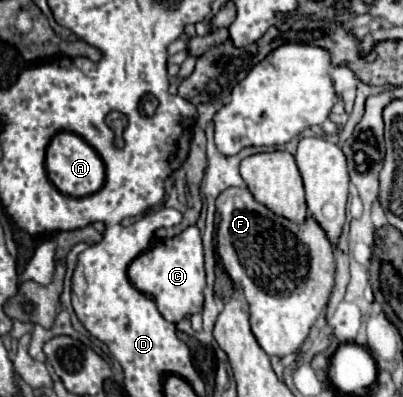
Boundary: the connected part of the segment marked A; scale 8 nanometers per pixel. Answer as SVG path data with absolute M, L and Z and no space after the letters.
M58 132L50 146L46 150L45 166L47 174L50 174L50 182L68 196L88 196L94 194L102 188L104 178L106 178L106 170L104 170L104 162L102 158L96 154L96 150L86 144L78 134L72 132Z

